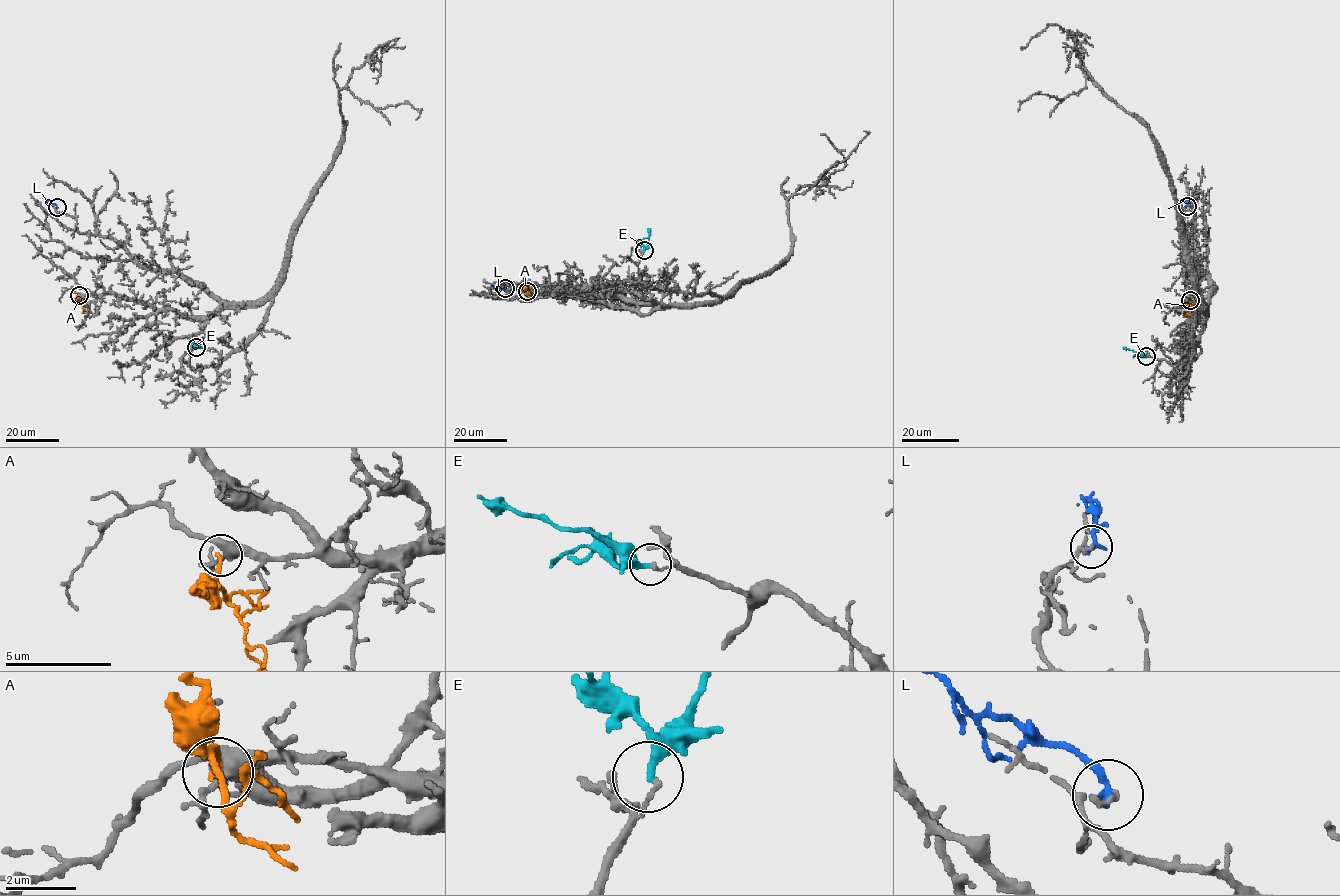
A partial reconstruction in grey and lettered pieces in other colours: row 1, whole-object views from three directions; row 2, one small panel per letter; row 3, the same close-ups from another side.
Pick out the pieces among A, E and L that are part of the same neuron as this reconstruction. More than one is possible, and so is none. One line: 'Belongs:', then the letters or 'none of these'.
Belongs: none of these

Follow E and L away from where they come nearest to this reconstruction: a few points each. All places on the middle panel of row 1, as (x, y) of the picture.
E: (643, 250), (648, 241), (648, 228)
L: (505, 288), (491, 285)

